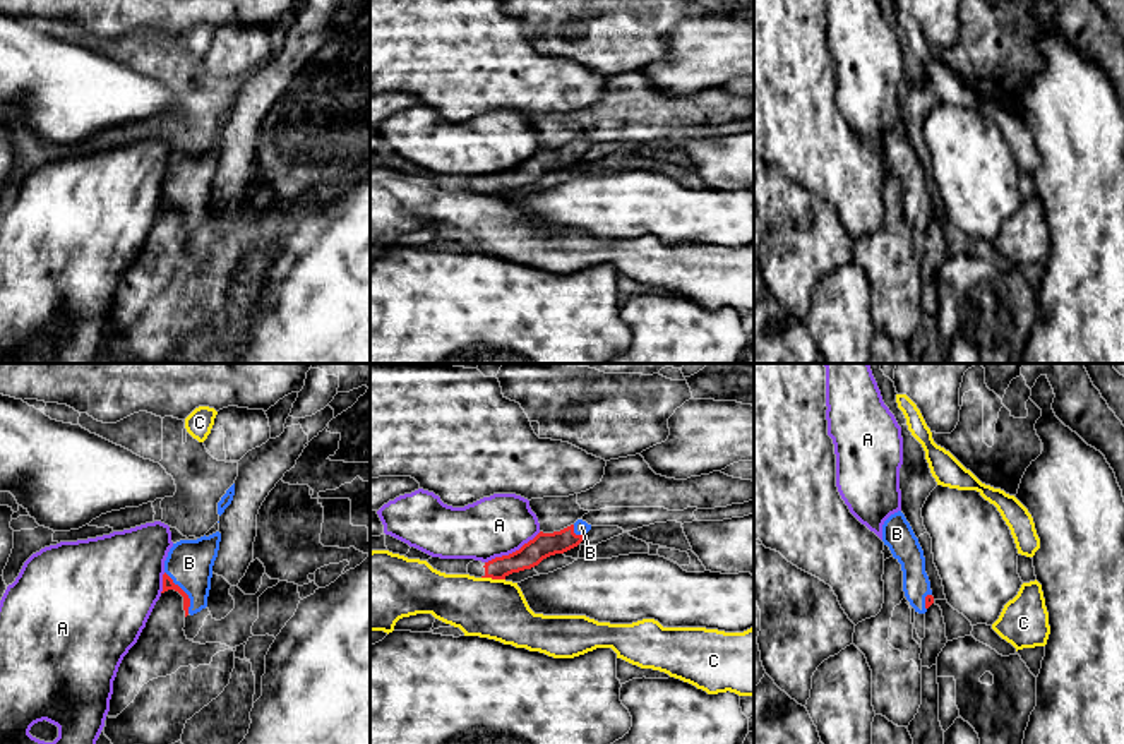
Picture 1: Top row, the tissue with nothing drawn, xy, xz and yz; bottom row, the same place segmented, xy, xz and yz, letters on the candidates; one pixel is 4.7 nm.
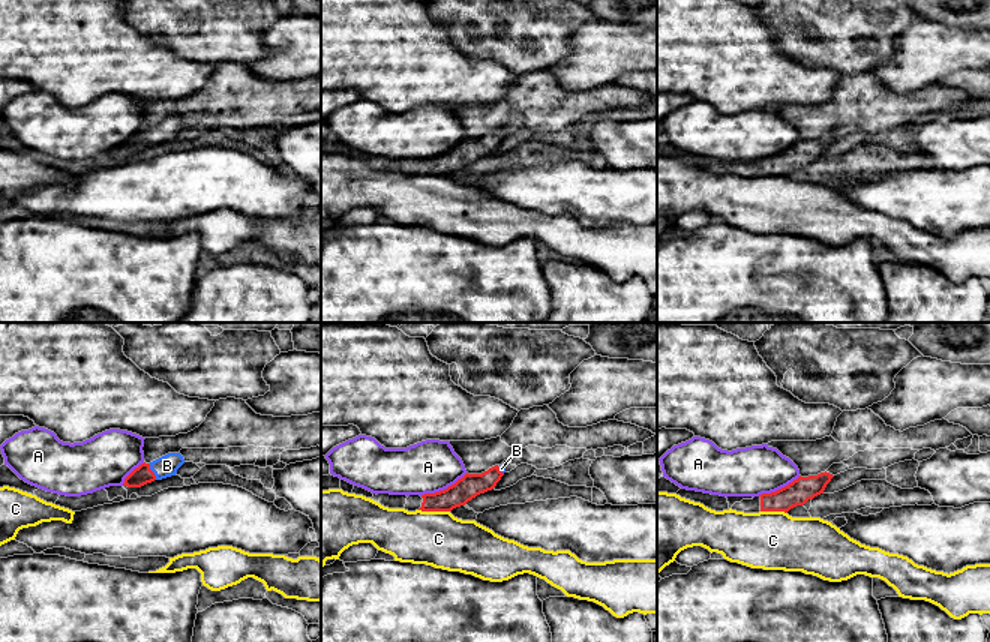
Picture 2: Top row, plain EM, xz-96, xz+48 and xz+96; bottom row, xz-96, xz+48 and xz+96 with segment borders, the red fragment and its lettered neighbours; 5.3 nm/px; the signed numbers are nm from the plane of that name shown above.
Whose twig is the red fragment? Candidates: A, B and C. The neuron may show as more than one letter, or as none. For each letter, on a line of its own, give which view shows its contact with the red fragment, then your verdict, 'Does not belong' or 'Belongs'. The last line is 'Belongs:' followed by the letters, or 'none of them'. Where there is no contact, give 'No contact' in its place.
A: Touches red in xz. Does not belong
B: Touches red in xy. Belongs
C: Touches red in xz. Does not belong
Belongs: B

